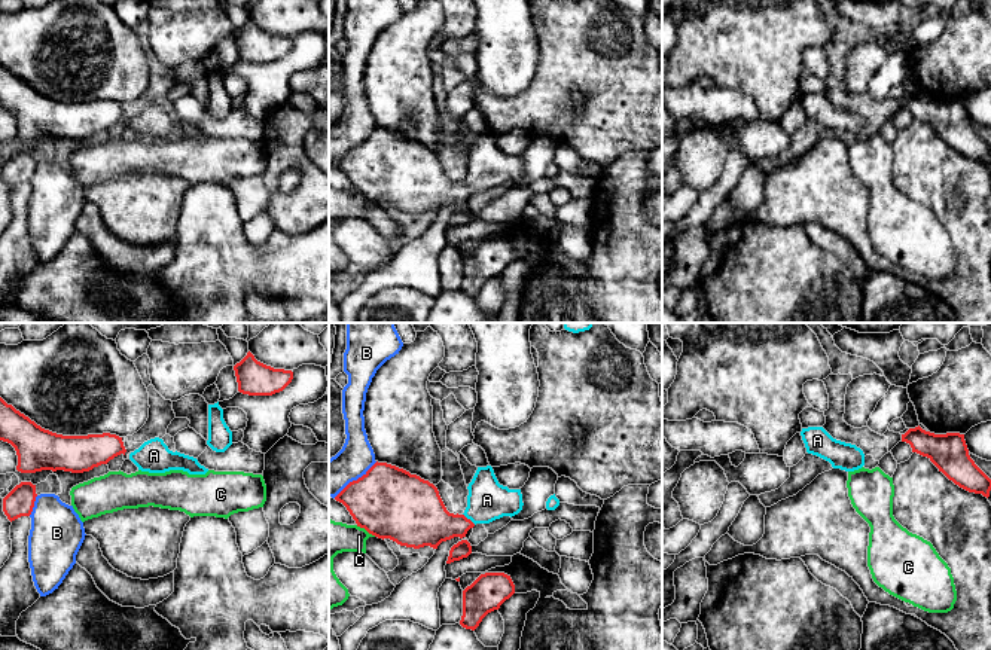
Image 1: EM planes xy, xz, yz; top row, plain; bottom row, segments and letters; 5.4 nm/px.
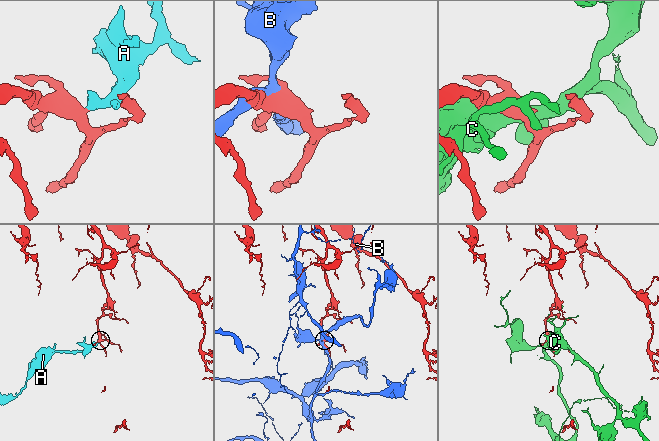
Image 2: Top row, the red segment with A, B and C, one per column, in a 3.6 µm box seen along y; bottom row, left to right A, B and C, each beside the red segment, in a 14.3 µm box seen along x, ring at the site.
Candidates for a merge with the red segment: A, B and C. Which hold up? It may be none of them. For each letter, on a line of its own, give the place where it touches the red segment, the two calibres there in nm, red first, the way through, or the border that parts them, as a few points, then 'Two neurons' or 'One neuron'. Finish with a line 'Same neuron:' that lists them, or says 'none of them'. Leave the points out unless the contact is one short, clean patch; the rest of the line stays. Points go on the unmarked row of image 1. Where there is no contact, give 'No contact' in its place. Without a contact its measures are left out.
A: Touches red at xz (469, 186). Thickness 280 nm (red) against 220 nm. Path across: xz (423, 186), (469, 186), (487, 167). One neuron
B: Touches red at xz (354, 147). Thickness 380 nm (red) against 190 nm. Two neurons
C: Touches red at xz (366, 197). Thickness 380 nm (red) against 190 nm. Two neurons
Same neuron: A

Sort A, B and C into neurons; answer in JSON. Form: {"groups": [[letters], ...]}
{"groups": [["A"], ["B"], ["C"]]}

